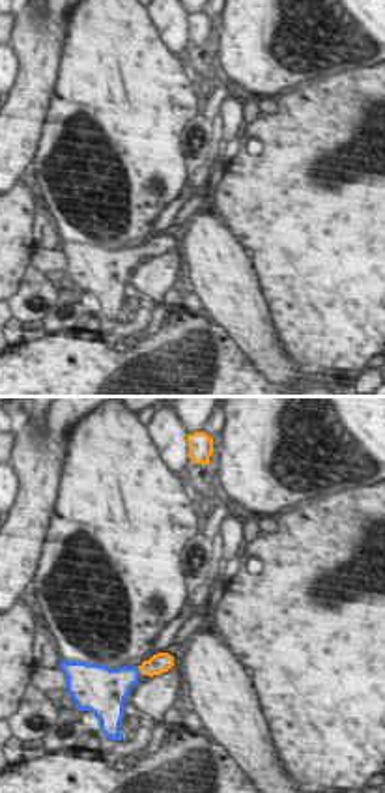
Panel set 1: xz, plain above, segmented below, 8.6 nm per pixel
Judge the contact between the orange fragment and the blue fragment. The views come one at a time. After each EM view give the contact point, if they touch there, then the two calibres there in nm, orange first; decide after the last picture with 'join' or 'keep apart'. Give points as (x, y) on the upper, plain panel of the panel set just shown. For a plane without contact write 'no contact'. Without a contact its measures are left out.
contact (139, 249); calibres 170 and 260 nm

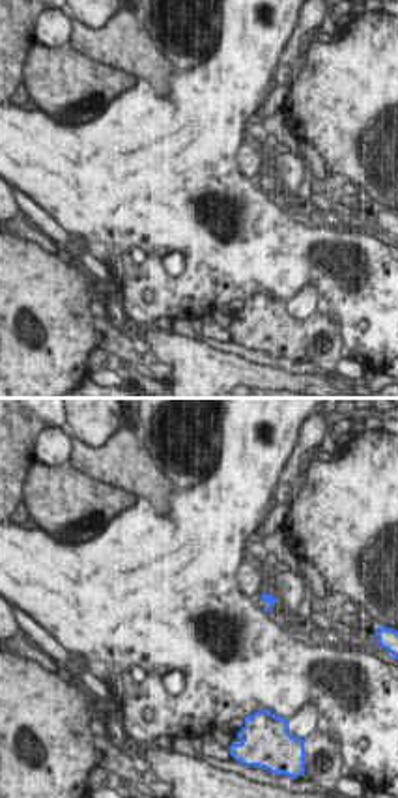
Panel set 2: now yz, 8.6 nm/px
no contact

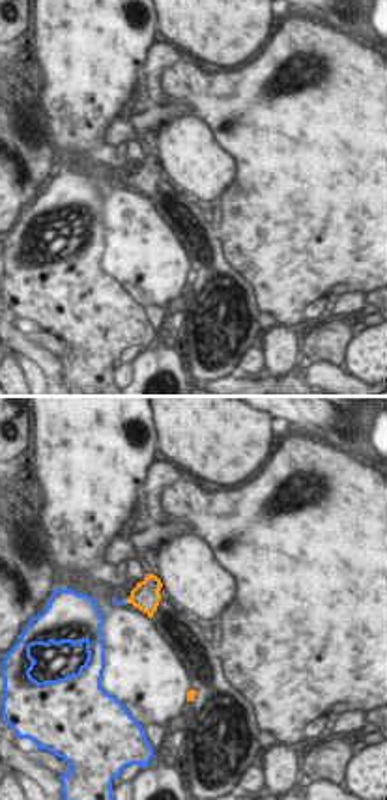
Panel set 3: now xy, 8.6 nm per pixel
no contact

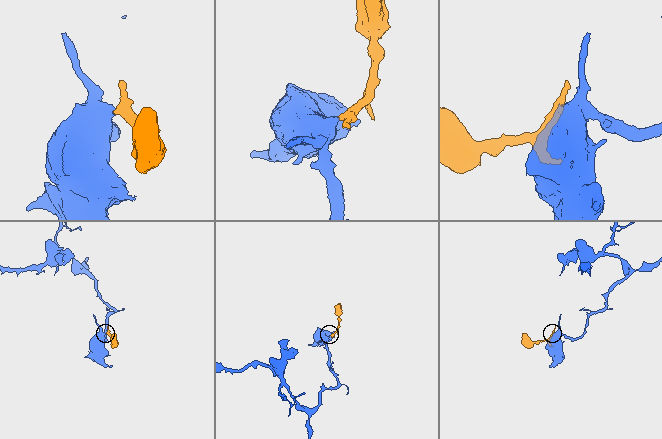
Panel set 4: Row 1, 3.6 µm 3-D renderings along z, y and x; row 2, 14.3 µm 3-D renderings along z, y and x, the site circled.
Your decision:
join

